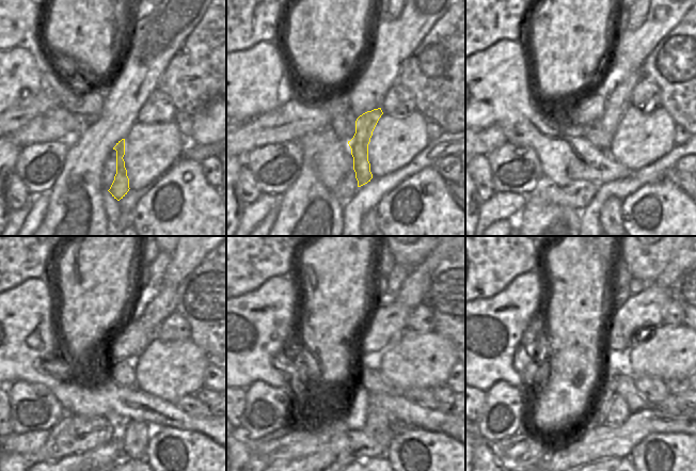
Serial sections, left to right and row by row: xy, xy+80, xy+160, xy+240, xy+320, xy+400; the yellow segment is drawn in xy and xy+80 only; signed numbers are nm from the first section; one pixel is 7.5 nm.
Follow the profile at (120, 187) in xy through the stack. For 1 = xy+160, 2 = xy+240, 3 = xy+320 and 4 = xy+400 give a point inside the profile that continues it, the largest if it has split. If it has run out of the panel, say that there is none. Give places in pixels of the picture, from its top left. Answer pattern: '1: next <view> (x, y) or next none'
1: next xy+160 (619, 99)
2: next xy+240 (162, 303)
3: next xy+320 (413, 289)
4: next xy+400 (682, 261)

